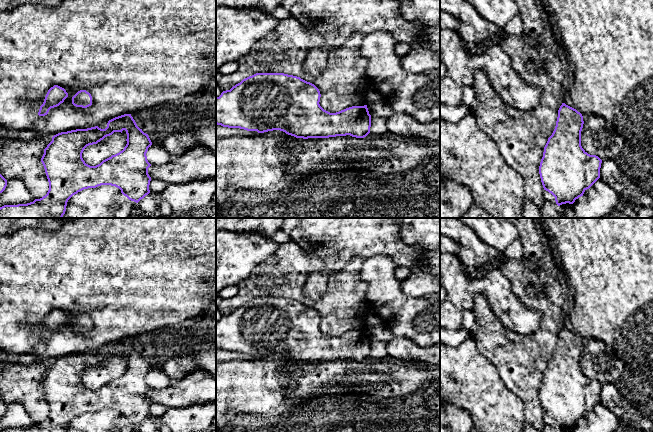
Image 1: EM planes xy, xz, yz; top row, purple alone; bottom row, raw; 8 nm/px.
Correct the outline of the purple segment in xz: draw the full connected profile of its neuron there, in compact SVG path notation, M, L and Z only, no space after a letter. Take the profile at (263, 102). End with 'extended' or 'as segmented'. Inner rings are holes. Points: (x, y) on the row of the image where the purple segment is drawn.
M256 73L216 97L216 124L228 128L257 131L258 133L280 130L288 135L303 139L346 135L364 138L370 133L371 115L367 105L352 106L336 113L330 113L320 106L320 97L319 89L300 77L284 73Z; as segmented

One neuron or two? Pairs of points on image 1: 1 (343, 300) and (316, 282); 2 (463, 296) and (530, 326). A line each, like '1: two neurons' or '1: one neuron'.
1: two neurons
2: one neuron

